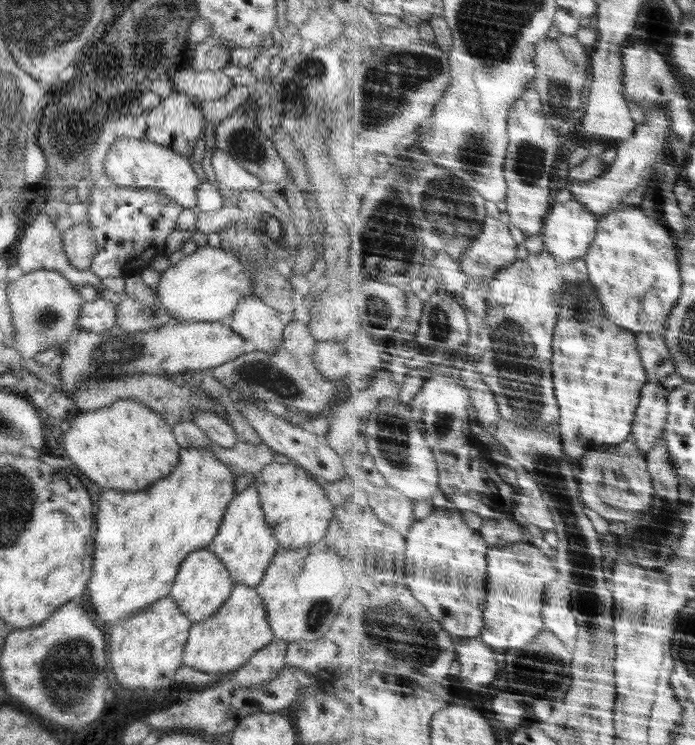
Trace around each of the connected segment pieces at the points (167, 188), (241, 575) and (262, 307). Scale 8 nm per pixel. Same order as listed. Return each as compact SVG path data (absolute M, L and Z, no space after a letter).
M124 138L116 140L105 159L105 174L113 184L132 188L156 188L174 198L176 204L184 209L196 205L196 187L201 181L191 168L189 158L174 149L154 144L152 141Z
M250 485L241 492L235 493L224 512L224 518L222 518L216 536L206 549L210 549L220 557L220 561L226 565L235 584L246 584L251 588L260 585L279 546L276 537L272 535L272 528L264 517L260 504L260 493L256 486Z
M254 294L246 295L240 299L240 303L232 313L232 328L244 340L252 342L256 351L276 351L278 347L282 347L283 330L286 324L280 319L280 312L276 309L264 304L260 297Z

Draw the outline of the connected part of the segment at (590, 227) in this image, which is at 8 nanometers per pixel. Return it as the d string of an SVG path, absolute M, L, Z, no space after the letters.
M570 199L566 203L556 203L547 217L547 224L542 233L544 244L562 264L570 264L574 259L587 258L588 251L599 236L600 219L598 215L586 207L580 199Z

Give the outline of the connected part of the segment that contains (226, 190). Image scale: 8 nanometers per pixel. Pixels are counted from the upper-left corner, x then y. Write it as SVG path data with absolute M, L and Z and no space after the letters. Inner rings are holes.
M216 149L211 157L220 194L224 196L224 200L228 200L227 203L232 203L234 196L240 190L260 188L261 180L250 175L230 154Z

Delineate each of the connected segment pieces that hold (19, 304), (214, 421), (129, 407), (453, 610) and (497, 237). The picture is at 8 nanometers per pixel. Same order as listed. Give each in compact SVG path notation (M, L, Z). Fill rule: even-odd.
M40 269L8 279L8 308L12 312L14 348L25 360L36 354L62 346L78 328L80 305L84 302L77 288L60 272Z
M196 409L194 411L194 421L196 426L214 444L224 448L232 448L237 443L233 427L228 421L217 415L214 410L204 411L204 409Z
M130 399L115 400L96 412L80 411L65 432L67 458L92 482L114 490L144 490L178 465L180 446L173 427L150 407Z
M459 509L436 510L428 518L418 520L410 528L407 537L407 584L412 589L412 593L427 606L436 620L454 632L452 634L454 640L480 636L486 628L482 604L486 604L489 594L487 585L489 582L488 552L490 552L490 546L484 540L481 529L470 528L463 511Z
M488 217L482 236L462 256L461 269L468 276L490 281L518 260L518 242L508 224L506 217L504 220Z

